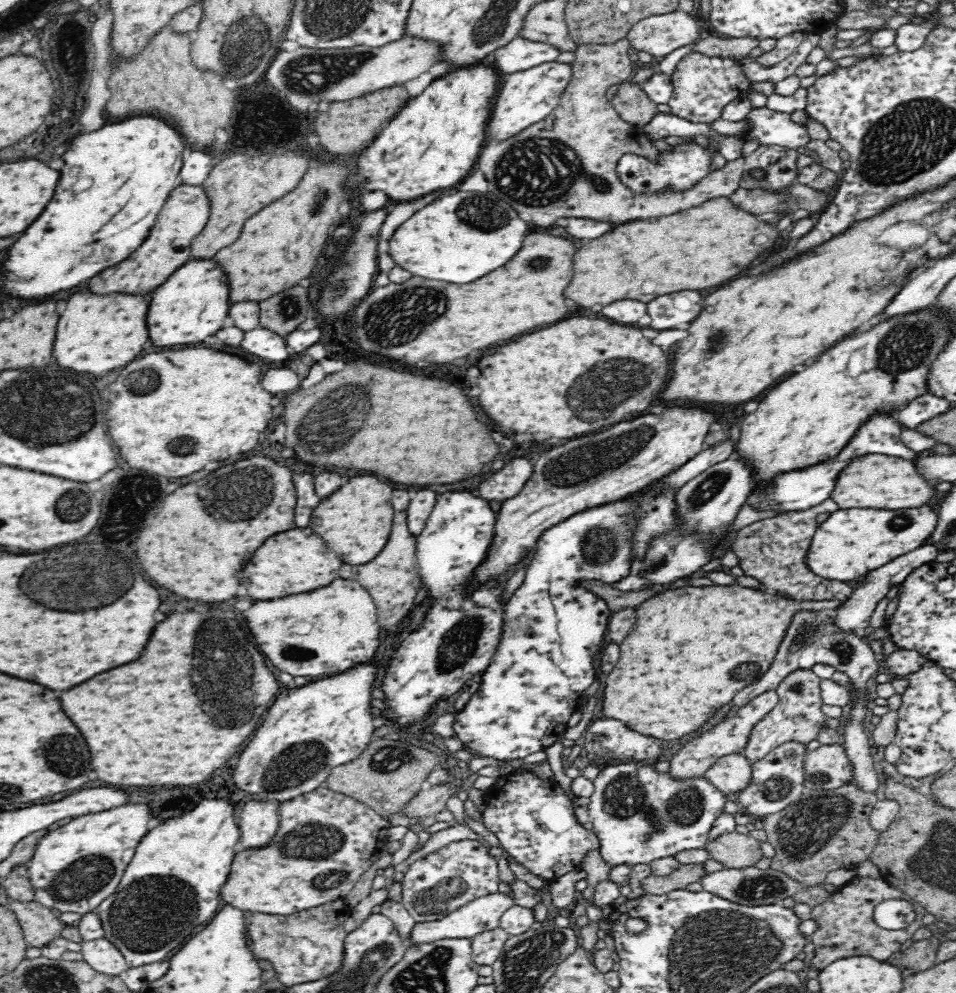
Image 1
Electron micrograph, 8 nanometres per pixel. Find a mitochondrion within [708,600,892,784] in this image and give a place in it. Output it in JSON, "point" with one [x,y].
{"point":[807,632]}

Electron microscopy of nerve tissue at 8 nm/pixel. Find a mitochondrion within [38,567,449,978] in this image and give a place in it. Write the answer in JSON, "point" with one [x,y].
{"point":[153,912]}

